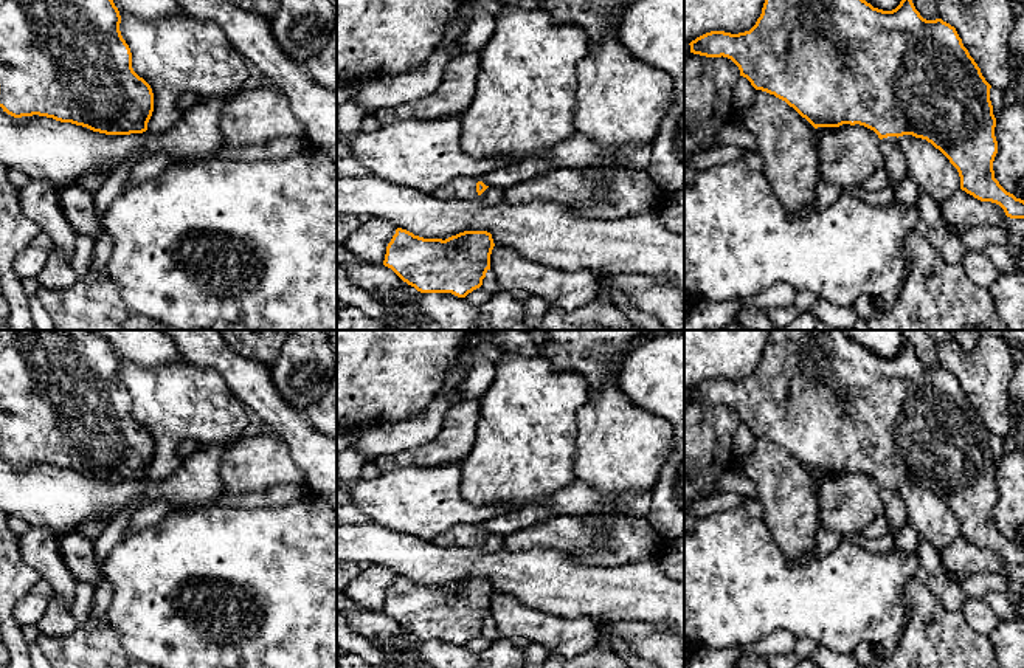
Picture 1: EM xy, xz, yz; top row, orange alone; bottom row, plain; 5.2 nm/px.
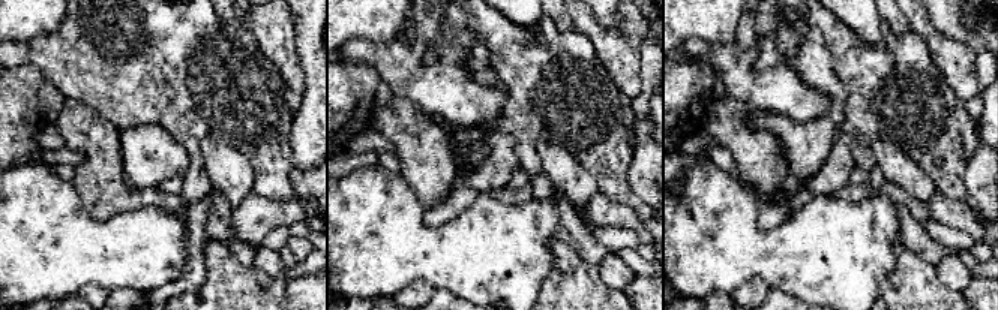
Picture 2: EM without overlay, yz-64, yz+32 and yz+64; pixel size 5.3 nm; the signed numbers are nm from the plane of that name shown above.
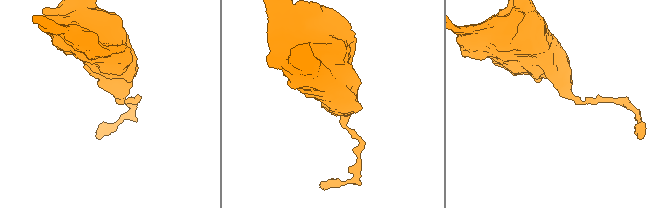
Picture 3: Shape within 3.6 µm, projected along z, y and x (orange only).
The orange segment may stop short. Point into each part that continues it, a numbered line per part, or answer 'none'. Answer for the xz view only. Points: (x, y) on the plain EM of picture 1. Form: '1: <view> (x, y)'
1: xz (463, 535)

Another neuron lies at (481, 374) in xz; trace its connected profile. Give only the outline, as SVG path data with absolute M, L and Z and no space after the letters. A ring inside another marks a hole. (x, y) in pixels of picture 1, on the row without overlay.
M478 358L470 366L461 386L462 400L481 398L495 378L495 363Z

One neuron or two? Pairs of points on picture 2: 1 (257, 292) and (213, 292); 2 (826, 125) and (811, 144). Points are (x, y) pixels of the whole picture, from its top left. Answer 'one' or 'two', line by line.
1: one
2: one

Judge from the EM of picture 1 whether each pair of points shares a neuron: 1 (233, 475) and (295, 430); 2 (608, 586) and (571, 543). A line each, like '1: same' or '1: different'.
1: different
2: different

